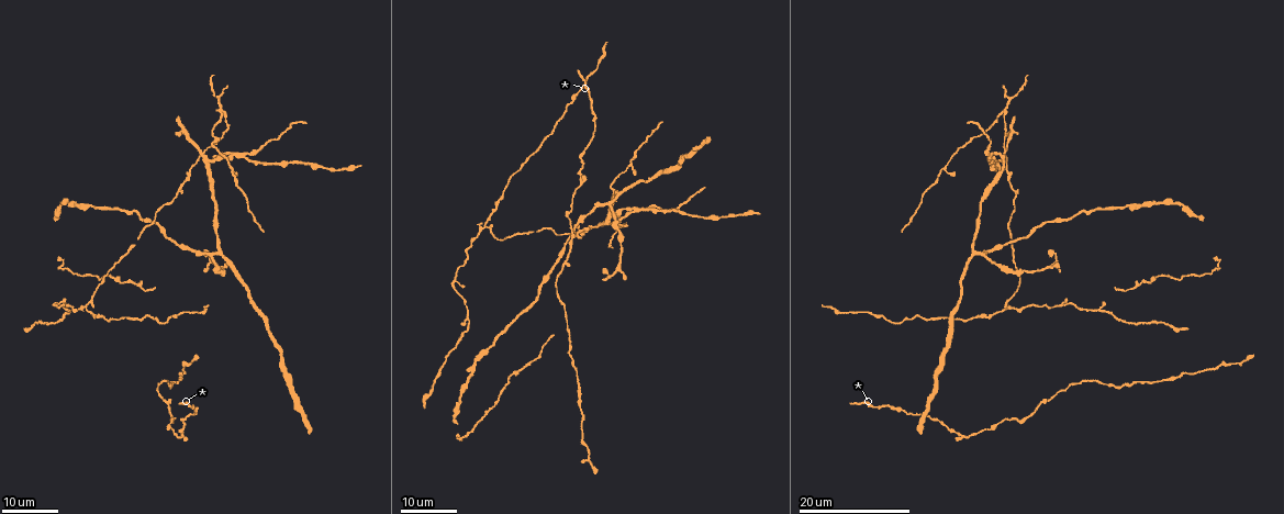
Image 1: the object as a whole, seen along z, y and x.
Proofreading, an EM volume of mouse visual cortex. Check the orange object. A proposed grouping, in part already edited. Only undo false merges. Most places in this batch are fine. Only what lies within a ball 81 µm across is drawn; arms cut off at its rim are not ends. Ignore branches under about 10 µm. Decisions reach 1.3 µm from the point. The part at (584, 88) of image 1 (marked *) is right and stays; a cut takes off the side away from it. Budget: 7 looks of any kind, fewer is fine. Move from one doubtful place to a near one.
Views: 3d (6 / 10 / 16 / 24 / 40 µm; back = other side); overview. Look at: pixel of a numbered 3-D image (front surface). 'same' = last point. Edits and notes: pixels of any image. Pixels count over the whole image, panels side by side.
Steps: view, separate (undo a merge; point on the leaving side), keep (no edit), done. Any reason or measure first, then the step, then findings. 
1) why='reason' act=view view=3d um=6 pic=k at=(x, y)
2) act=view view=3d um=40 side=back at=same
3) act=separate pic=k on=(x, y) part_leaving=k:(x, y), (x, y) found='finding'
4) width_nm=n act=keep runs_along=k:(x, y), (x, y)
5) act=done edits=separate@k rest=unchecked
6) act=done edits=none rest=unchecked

why='three-way junction' act=view view=3d um=16 pic=1 at=(483, 228)

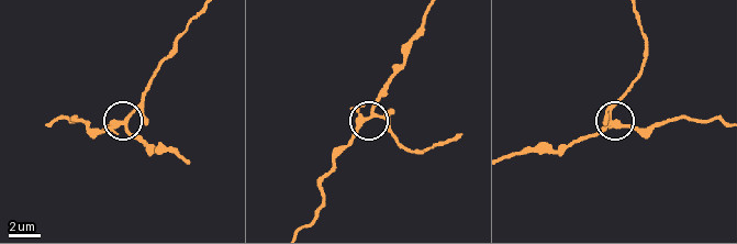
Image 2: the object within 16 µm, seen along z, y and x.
act=view view=3d um=6 pic=2 at=(129, 118)

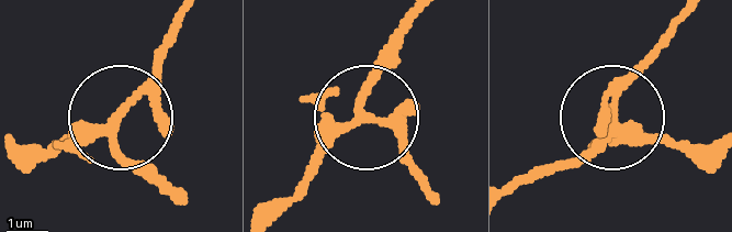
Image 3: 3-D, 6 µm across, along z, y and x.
act=keep runs_along=3:(418, 12), (359, 96), (356, 121), (276, 208) found='continuous, no second neuron'

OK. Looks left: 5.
why='four arms meet' act=view view=3d um=24 pic=1 at=(222, 111)

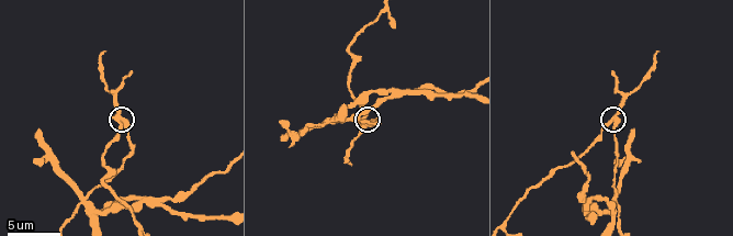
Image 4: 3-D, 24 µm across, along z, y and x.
act=view view=3d um=6 pic=4 at=(121, 121)

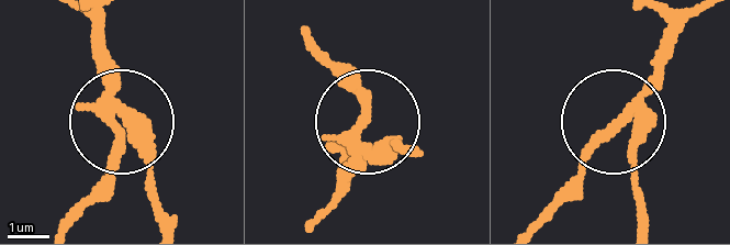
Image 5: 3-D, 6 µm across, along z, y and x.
arms=4 act=separate pic=5 on=(113, 146) found='two neurons meet here'

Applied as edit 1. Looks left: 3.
act=view view=overview

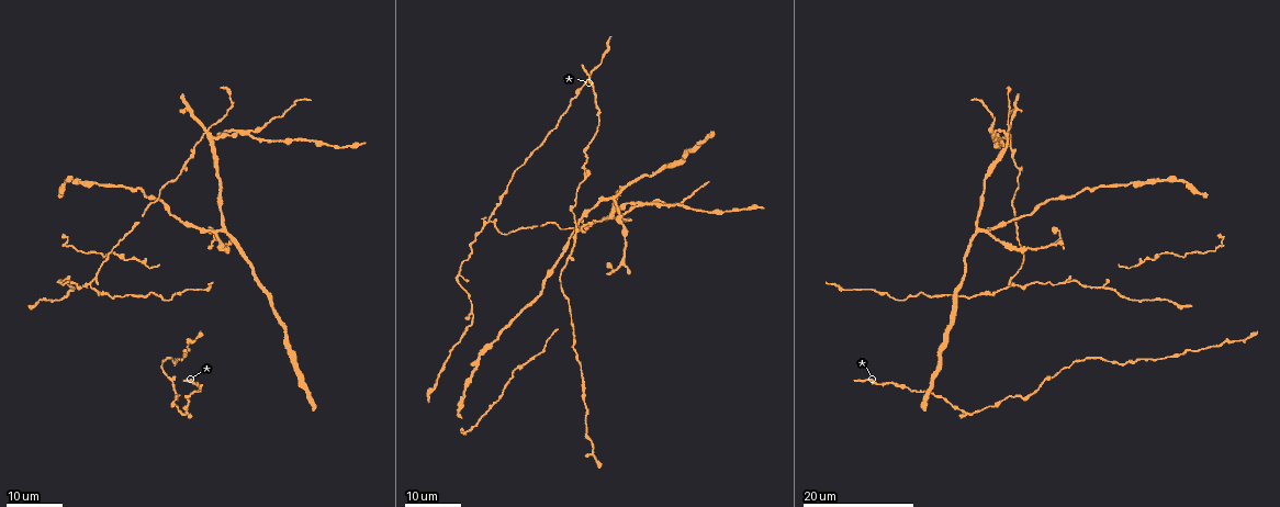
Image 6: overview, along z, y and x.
why='four arms meet' act=view view=3d um=16 pic=6 at=(207, 130)

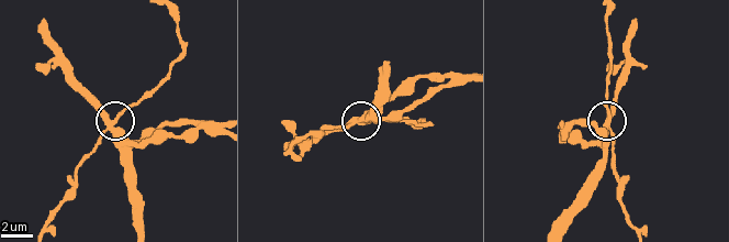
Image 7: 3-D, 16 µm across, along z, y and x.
act=view view=3d um=6 pic=7 at=(114, 128)

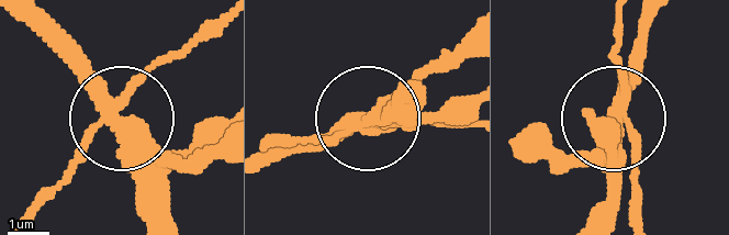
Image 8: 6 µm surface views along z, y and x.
act=separate pic=8 on=(132, 166) part_leaving=8:(109, 115), (144, 216) found='a second neuron is stuck on'

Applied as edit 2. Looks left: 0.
act=done edits=separate@5,separate@8 rest=unchecked

